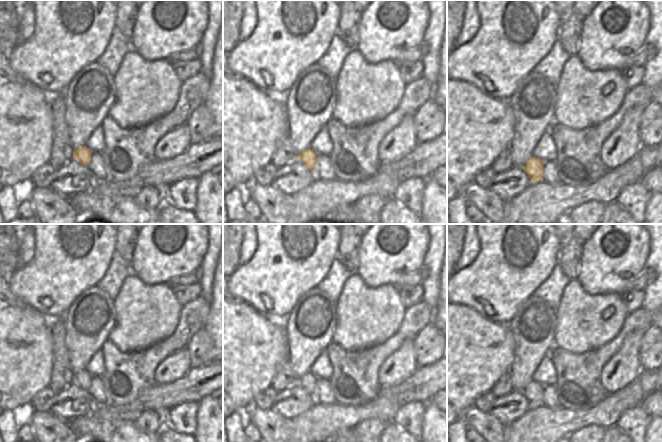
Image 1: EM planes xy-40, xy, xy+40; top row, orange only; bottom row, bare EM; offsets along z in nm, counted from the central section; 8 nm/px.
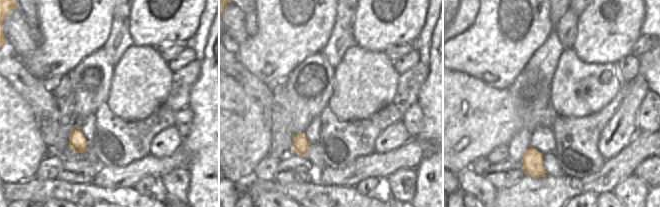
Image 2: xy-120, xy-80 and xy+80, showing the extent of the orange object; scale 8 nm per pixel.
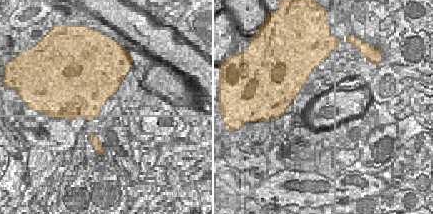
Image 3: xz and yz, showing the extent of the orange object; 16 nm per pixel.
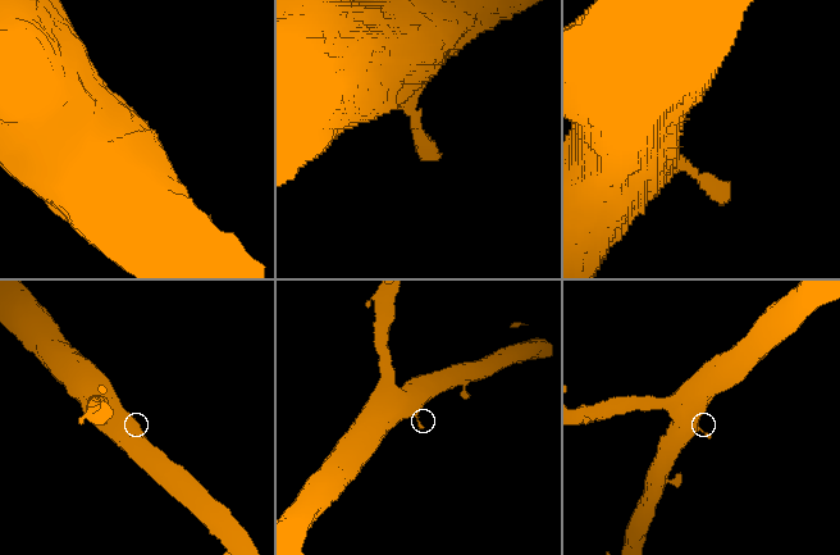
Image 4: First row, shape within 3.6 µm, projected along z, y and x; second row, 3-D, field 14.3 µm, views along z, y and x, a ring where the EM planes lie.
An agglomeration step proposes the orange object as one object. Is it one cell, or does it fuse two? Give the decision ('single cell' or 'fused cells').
single cell

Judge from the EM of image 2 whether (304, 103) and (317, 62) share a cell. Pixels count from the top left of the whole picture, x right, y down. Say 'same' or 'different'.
same

